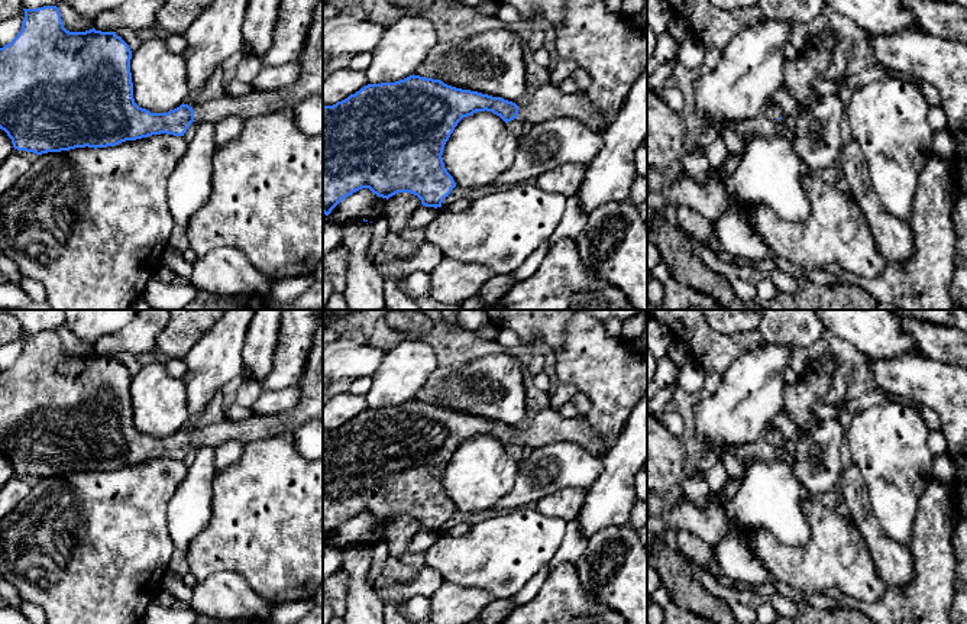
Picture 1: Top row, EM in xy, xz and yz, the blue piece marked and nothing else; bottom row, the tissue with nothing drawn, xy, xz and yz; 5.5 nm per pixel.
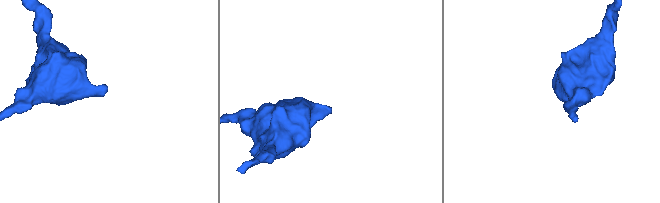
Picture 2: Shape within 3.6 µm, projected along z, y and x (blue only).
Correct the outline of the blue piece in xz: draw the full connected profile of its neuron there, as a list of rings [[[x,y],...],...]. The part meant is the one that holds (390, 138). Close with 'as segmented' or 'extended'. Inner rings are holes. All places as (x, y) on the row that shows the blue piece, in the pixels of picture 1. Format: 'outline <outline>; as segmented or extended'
outline [[[414,74],[395,83],[368,84],[333,106],[323,106],[323,213],[329,216],[342,200],[362,188],[387,200],[398,193],[411,193],[426,207],[442,207],[456,187],[442,158],[444,145],[463,117],[485,110],[505,123],[518,117],[531,126],[566,116],[594,130],[607,129],[583,94],[563,93],[552,84],[533,91],[531,100],[521,107],[501,97]]]; extended

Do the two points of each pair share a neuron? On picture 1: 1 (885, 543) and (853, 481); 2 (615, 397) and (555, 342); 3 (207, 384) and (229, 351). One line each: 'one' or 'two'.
1: one
2: two
3: one

